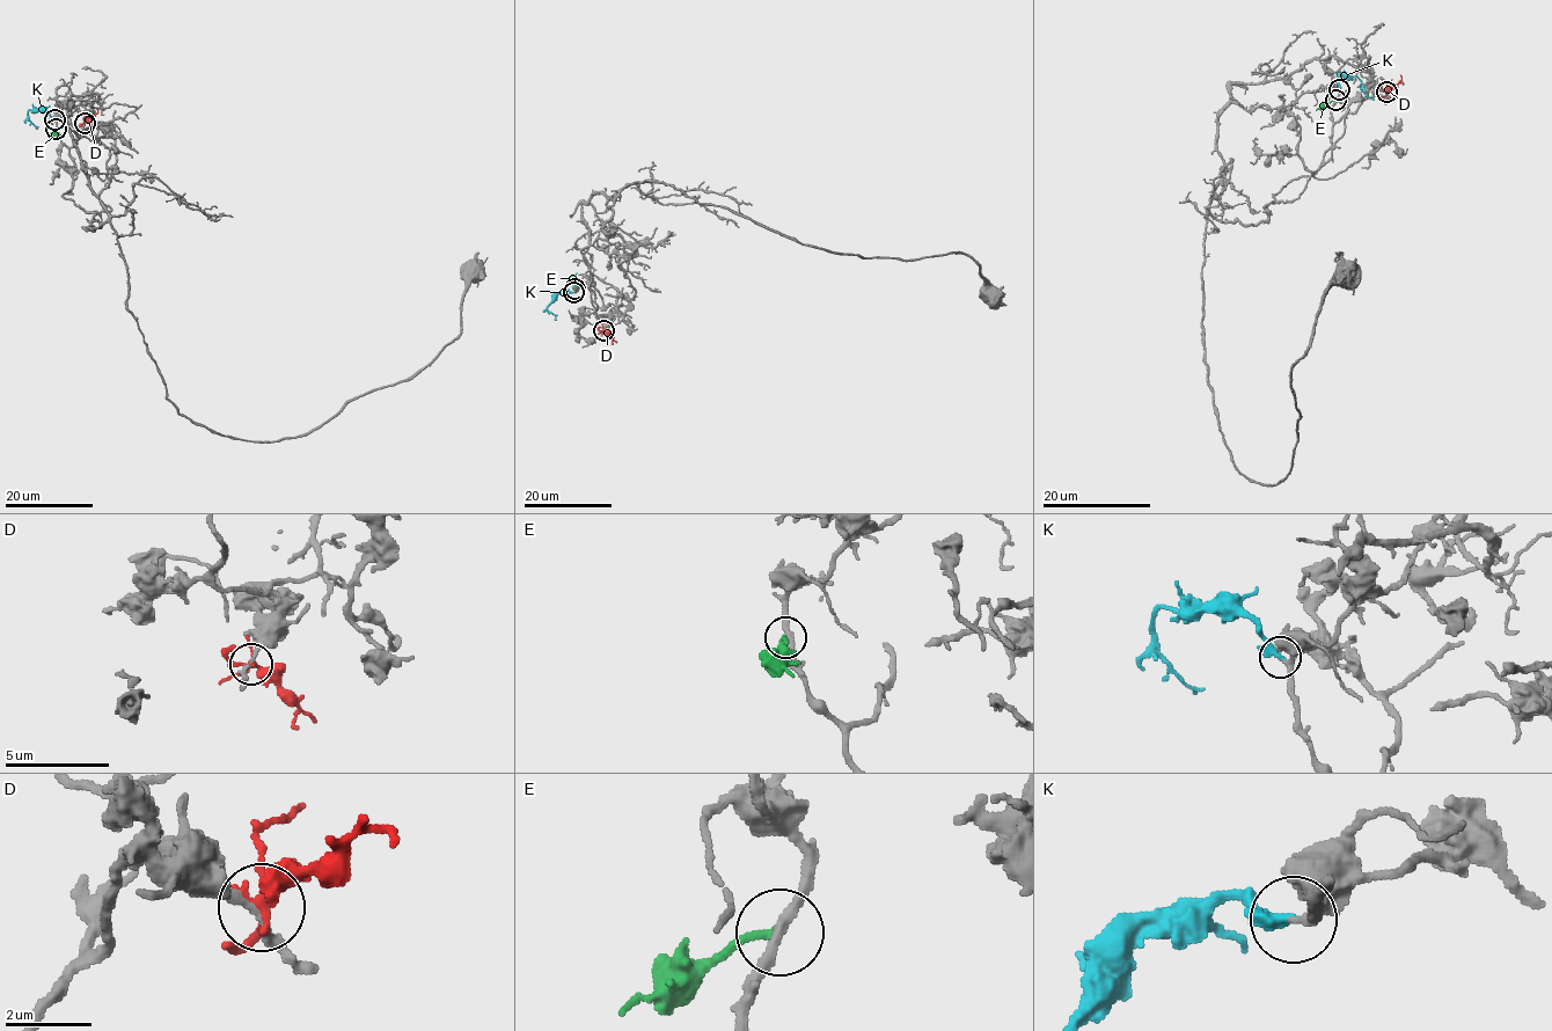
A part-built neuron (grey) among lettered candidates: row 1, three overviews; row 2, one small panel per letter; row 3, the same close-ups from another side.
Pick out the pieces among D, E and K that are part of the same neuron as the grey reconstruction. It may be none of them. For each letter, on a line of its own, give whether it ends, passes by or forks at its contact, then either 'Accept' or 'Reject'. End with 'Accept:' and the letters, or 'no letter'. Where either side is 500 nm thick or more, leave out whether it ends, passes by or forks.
D: It forks there. Reject
E: It ends there. Reject
K: It ends there. Accept
Accept: K

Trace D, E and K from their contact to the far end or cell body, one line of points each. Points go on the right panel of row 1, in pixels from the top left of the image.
D: (1386, 92), (1402, 79), (1400, 74)
E: (1335, 100), (1316, 110)
K: (1340, 89), (1337, 79), (1356, 75), (1364, 93), (1374, 100)

